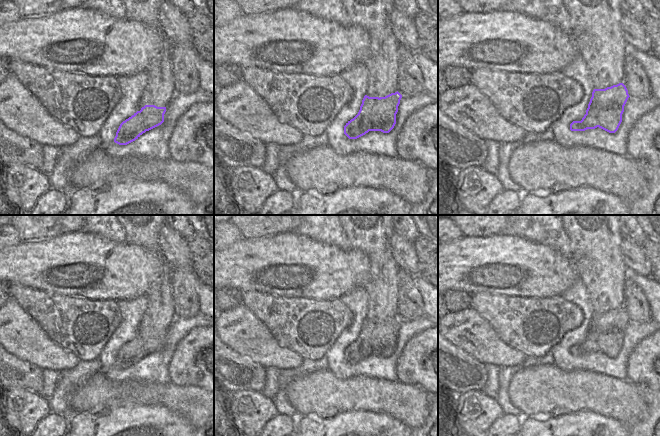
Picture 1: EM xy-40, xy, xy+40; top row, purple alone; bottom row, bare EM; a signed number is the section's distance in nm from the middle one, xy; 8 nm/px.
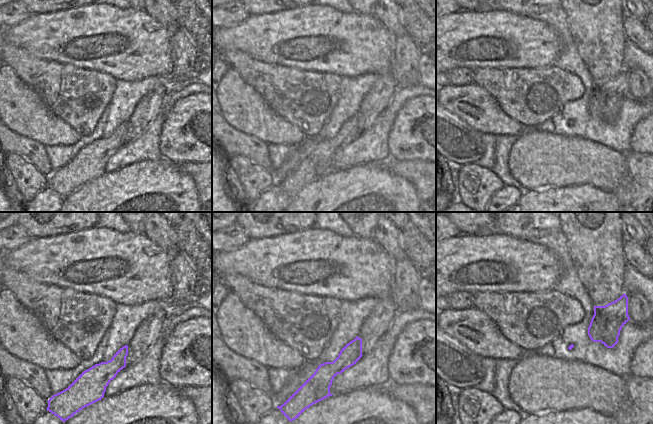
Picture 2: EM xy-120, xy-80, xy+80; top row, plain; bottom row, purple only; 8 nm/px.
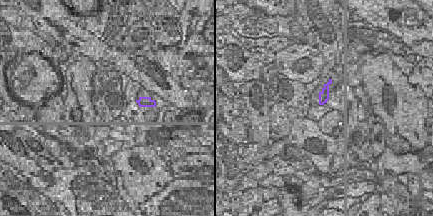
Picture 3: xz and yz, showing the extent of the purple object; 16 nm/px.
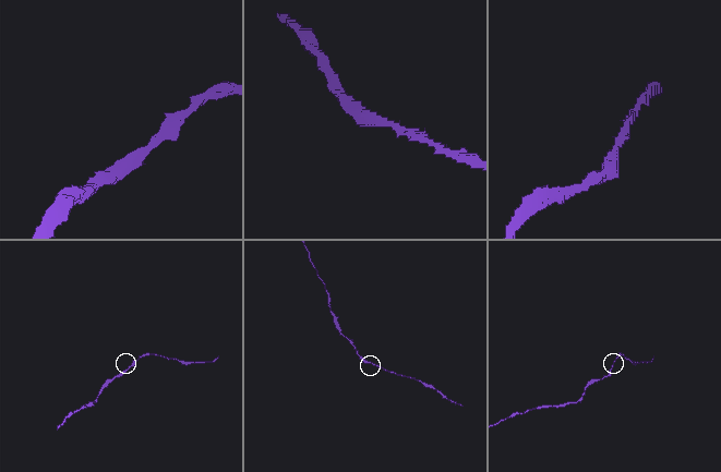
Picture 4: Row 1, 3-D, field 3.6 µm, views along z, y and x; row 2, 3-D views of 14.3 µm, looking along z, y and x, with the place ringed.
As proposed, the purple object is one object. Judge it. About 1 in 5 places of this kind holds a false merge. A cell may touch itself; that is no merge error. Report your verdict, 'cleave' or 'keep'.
keep

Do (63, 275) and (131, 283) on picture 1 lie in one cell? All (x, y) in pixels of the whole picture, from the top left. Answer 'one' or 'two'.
one

